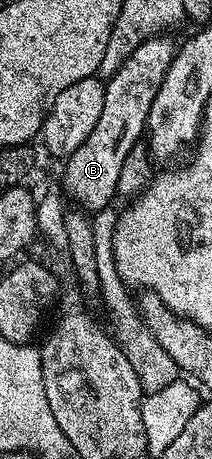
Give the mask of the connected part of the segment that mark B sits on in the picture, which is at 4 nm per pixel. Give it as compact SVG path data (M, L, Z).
M169 35L152 36L149 40L136 46L132 54L119 66L114 74L105 81L104 88L104 110L101 111L100 118L96 121L96 126L85 138L84 142L71 156L65 157L66 169L61 169L61 185L65 195L75 200L79 209L93 214L102 208L111 207L118 196L117 179L120 178L120 166L124 163L132 146L143 139L147 131L147 120L152 107L153 99L156 98L157 91L160 90L161 82L171 66L176 51L175 41L169 40Z

